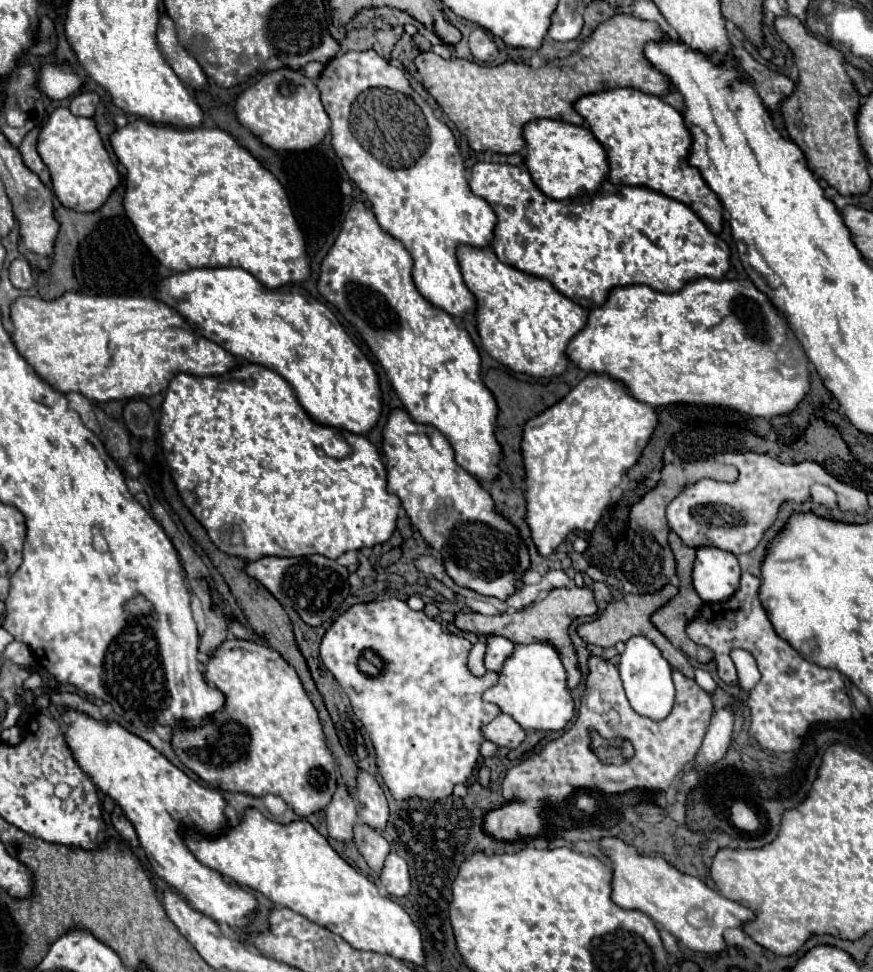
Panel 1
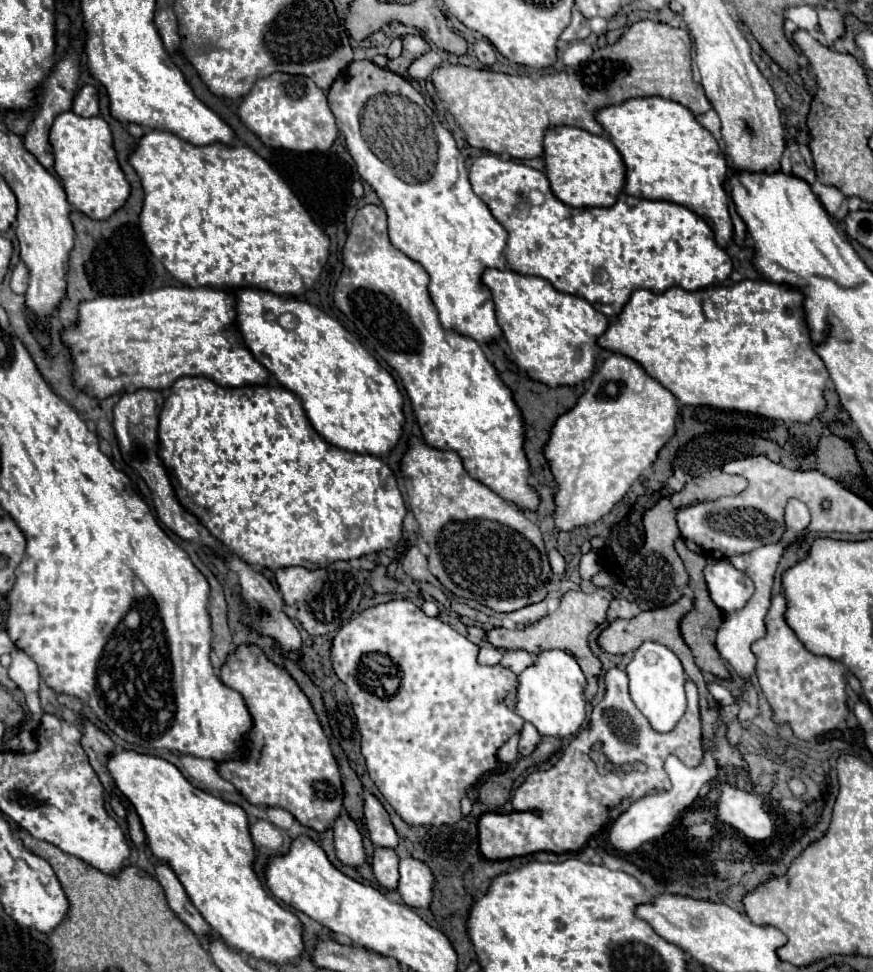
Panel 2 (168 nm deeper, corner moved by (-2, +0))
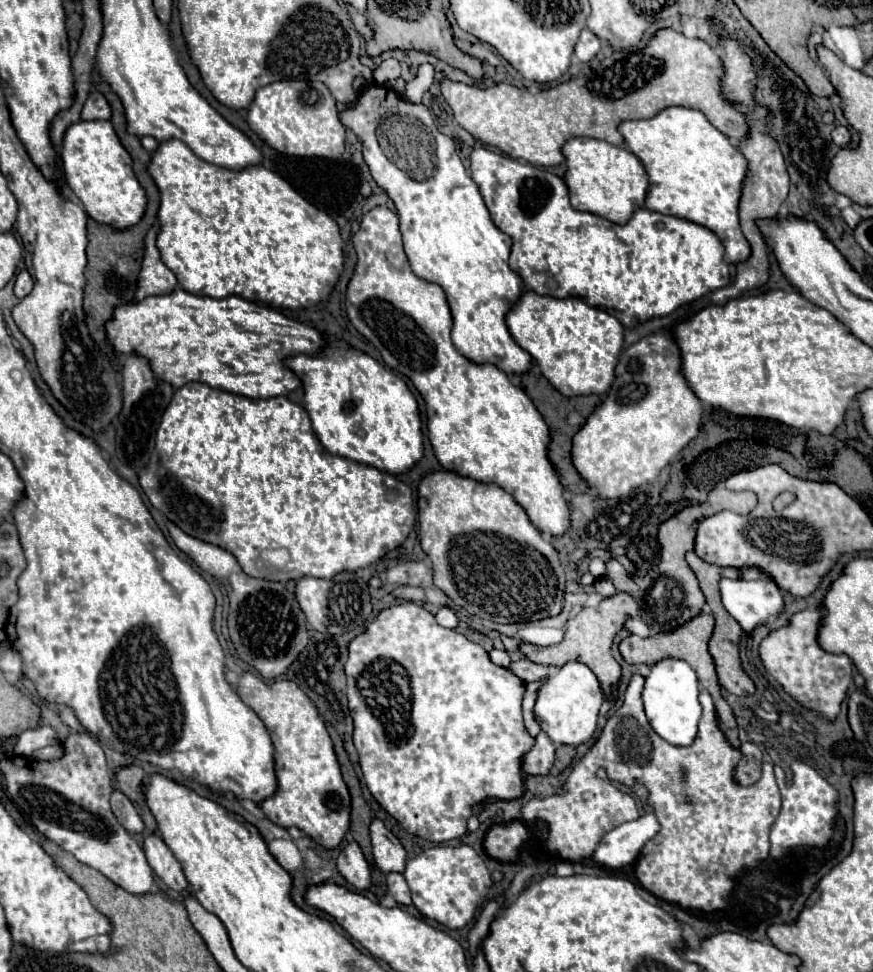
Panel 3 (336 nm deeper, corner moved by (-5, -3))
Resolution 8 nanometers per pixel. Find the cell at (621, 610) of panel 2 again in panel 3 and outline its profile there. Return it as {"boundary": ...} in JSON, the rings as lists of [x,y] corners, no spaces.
{"boundary":[[[639,617],[629,619],[629,621],[625,623],[625,629],[627,629],[627,633],[631,633],[631,635],[639,635],[639,637],[649,637],[649,635],[651,635],[649,627],[647,627]]]}

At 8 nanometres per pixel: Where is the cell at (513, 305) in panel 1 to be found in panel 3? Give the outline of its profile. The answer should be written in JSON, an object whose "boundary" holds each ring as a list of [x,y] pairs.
{"boundary":[[[525,291],[519,303],[507,315],[507,327],[513,339],[517,341],[517,345],[521,345],[527,353],[531,353],[541,373],[565,397],[607,395],[611,391],[611,385],[615,381],[615,365],[619,361],[621,347],[623,347],[623,325],[619,323],[617,317],[609,315],[603,309],[593,309],[591,305],[587,305],[577,297],[553,299],[553,297],[541,297],[533,291]]]}

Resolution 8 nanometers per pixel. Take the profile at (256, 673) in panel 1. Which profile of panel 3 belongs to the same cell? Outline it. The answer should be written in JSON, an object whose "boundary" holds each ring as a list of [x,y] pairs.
{"boundary":[[[251,673],[239,679],[237,693],[245,705],[249,705],[269,729],[275,745],[275,771],[279,789],[273,797],[261,803],[263,813],[279,827],[297,827],[325,849],[335,849],[349,831],[351,801],[347,785],[341,777],[341,769],[333,751],[329,731],[309,701],[309,697],[293,681],[263,683]]]}

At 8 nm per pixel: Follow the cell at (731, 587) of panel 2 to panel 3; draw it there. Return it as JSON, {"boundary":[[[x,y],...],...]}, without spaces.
{"boundary":[[[721,579],[721,599],[725,609],[739,621],[745,631],[767,625],[769,617],[781,615],[785,609],[779,587],[771,581]]]}

